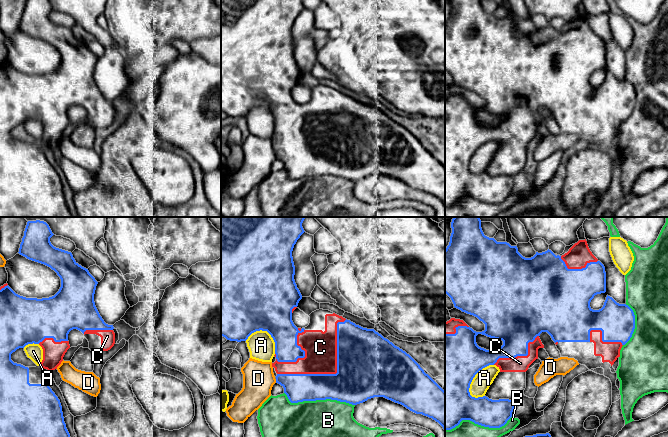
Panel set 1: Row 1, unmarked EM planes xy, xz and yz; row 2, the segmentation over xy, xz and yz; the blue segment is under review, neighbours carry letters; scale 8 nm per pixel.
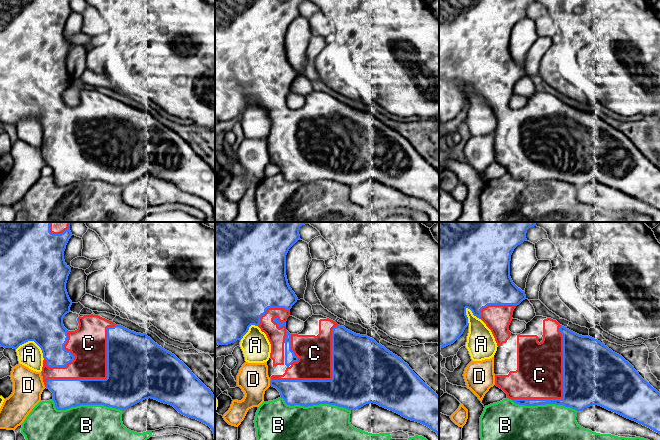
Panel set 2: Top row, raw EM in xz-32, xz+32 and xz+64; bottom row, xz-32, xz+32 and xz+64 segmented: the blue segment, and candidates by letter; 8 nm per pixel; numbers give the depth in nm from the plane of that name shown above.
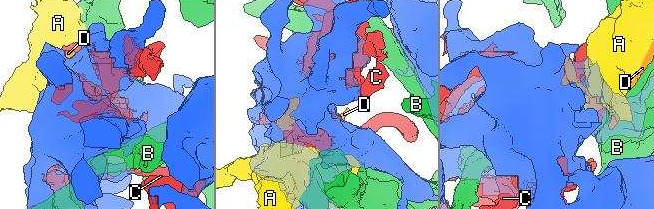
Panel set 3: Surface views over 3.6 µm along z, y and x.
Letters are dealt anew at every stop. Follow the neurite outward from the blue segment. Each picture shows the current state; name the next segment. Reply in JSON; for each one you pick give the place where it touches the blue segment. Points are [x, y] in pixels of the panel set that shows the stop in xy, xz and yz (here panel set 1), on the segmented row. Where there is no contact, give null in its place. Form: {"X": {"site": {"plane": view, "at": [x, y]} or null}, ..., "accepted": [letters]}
{"C": {"site": {"plane": "xz", "at": [336, 373]}}, "accepted": ["C"]}

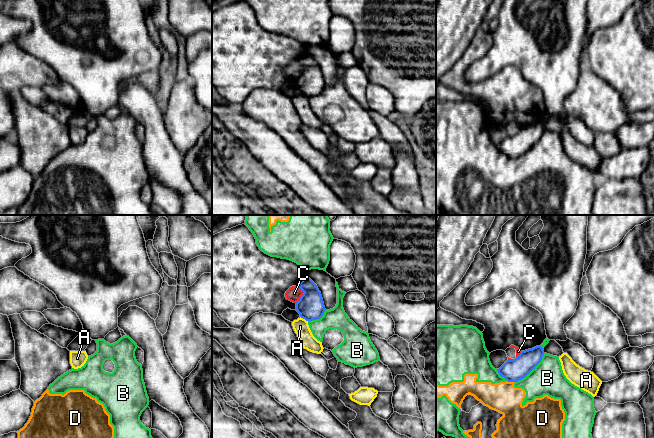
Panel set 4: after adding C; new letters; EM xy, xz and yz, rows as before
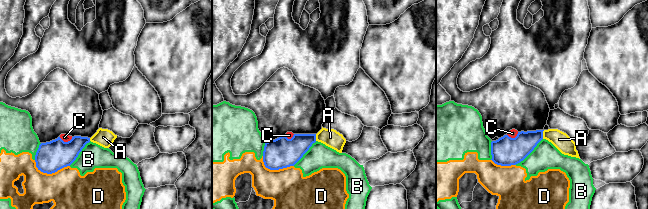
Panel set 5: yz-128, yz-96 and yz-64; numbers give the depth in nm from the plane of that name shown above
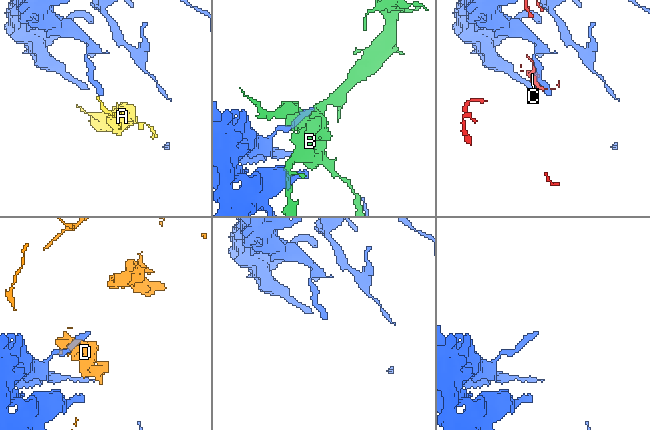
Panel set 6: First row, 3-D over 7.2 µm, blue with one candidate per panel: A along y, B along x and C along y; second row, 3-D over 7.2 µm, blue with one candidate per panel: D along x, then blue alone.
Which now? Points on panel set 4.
{"accepted": []}

